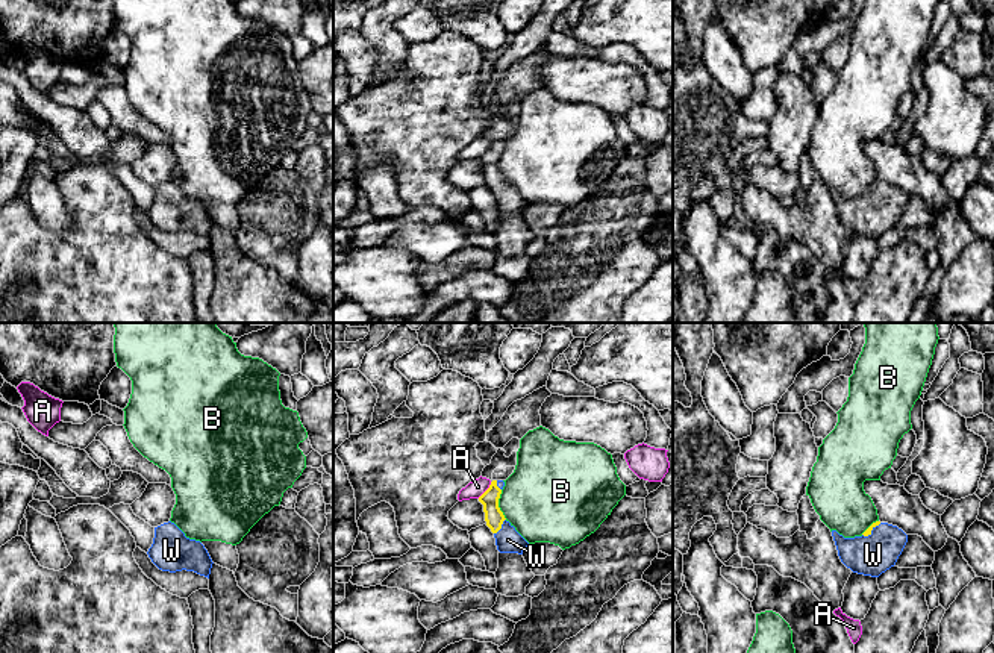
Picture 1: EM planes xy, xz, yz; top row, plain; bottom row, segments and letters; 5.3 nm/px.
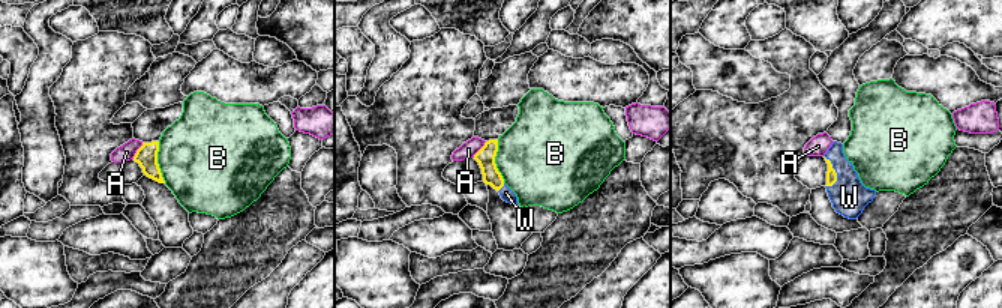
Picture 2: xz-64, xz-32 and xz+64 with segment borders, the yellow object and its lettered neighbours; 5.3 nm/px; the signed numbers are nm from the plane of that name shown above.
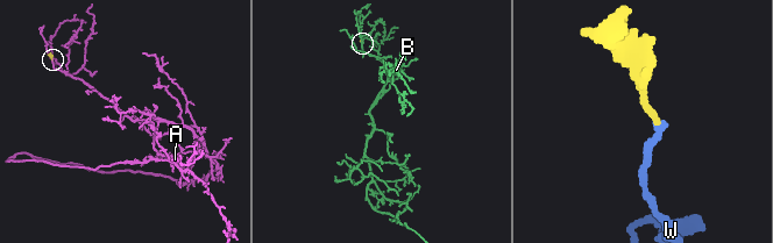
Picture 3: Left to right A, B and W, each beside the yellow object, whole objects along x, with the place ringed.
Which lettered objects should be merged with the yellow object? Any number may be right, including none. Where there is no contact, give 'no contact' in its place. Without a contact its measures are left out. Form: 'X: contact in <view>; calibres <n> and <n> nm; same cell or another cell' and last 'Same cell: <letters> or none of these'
A: contact in xz; calibres 100 and 90 nm; another cell
B: contact in xz; calibres 100 and 440 nm; another cell
W: contact in xz; calibres 100 and 140 nm; same cell
Same cell: W

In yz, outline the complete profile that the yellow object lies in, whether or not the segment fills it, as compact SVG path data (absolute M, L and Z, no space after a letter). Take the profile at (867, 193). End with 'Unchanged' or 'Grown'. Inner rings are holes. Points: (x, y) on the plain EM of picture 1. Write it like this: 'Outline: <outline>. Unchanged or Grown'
Outline: M876 182L861 197L844 198L836 191L832 197L841 223L853 233L879 238L896 226L908 195L897 186Z. Grown

